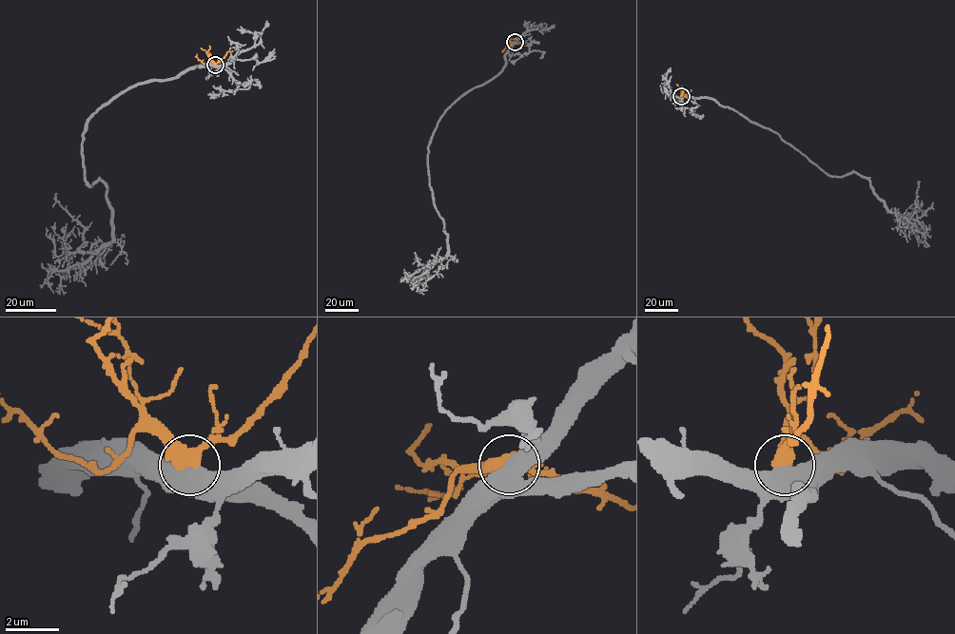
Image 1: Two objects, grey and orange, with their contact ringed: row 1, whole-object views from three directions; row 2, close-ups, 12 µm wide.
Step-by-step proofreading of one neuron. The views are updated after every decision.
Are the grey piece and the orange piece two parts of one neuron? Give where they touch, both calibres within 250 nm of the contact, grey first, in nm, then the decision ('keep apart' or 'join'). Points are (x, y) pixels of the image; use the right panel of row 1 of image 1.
(681, 96) | 750/480 nm | keep apart

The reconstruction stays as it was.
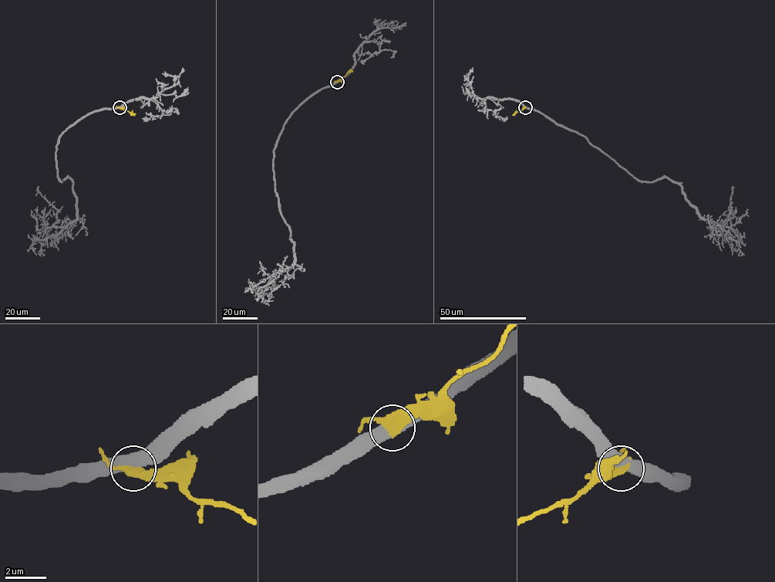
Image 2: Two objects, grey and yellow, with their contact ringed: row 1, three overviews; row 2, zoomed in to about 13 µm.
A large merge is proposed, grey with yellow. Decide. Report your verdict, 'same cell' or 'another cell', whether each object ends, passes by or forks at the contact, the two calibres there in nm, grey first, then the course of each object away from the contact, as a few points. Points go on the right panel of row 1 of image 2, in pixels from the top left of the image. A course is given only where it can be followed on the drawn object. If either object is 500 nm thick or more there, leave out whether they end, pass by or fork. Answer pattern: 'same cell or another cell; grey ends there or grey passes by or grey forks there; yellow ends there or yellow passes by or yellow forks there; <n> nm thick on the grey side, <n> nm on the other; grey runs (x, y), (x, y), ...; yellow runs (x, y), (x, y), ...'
another cell; 550 nm thick on the grey side, 360 nm on the other; grey runs (525, 107), (582, 134), (639, 181), (668, 177), (677, 182), (700, 216), (714, 226), (729, 215), (732, 187); yellow runs (525, 107), (513, 115)

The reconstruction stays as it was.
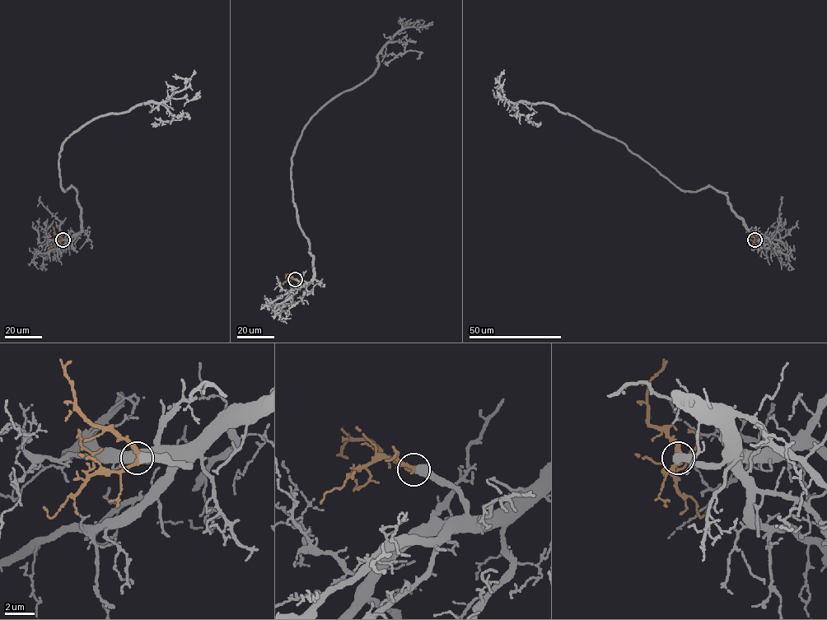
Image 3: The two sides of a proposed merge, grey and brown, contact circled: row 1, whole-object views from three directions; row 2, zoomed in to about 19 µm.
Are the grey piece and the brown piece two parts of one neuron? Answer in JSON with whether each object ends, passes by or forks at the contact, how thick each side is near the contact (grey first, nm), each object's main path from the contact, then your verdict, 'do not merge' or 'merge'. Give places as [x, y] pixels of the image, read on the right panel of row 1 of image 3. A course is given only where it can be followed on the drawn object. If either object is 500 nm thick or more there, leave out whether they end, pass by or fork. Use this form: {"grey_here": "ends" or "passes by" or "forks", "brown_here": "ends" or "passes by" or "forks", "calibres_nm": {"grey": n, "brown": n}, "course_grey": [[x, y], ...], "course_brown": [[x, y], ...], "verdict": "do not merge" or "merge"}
{"calibres_nm": {"grey": 550, "brown": 240}, "course_grey": [[754, 240], [761, 237], [724, 194], [710, 187], [679, 189], [623, 143], [548, 104], [508, 101], [502, 76]], "course_brown": [[754, 240], [750, 235], [753, 227]], "verdict": "merge"}

